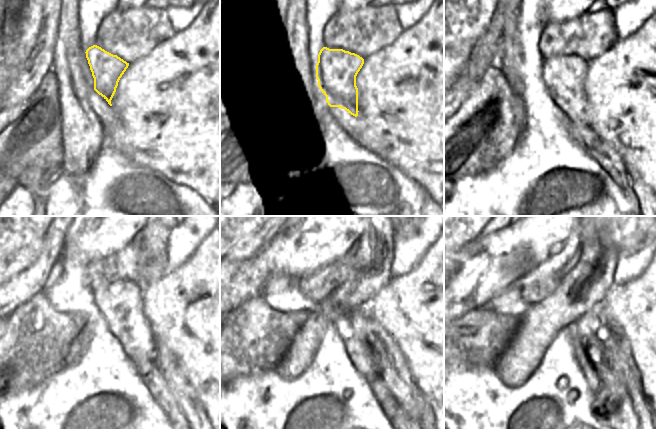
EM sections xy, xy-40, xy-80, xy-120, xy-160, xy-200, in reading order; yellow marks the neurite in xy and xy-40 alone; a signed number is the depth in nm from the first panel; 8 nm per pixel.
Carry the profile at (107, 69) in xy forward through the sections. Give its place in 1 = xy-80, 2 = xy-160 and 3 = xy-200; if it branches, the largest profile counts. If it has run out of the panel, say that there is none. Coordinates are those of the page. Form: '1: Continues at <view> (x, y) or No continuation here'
1: Continues at xy-80 (563, 76)
2: Continues at xy-160 (359, 332)
3: Continues at xy-200 (588, 333).

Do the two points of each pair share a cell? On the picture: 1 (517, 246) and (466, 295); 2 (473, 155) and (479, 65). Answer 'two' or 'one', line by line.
1: one
2: two

